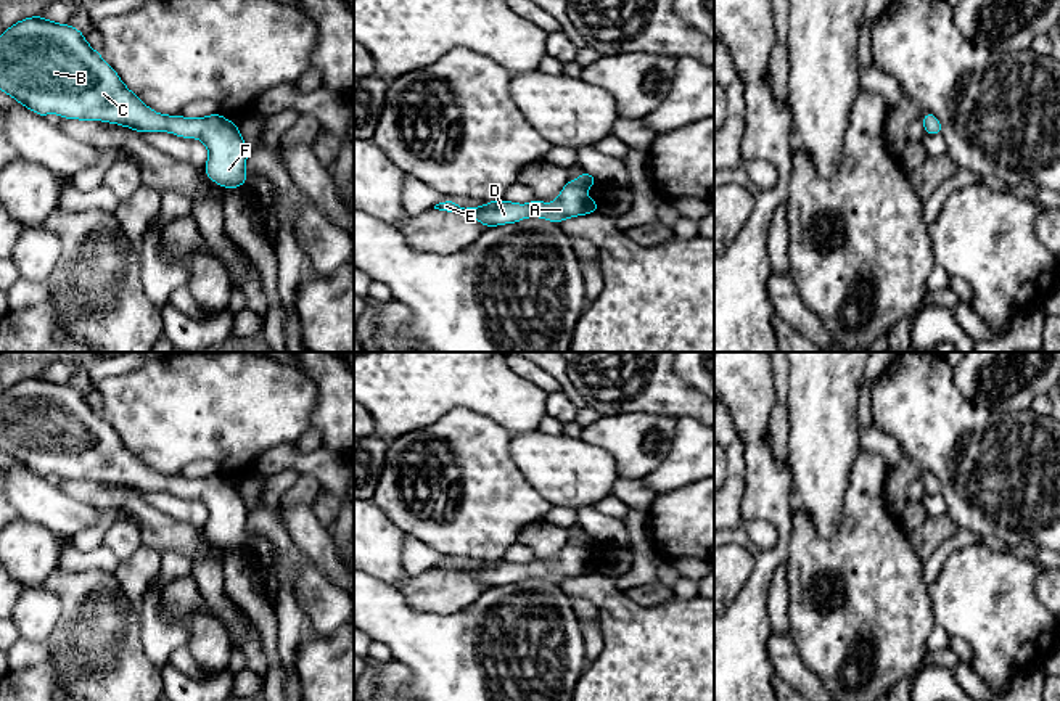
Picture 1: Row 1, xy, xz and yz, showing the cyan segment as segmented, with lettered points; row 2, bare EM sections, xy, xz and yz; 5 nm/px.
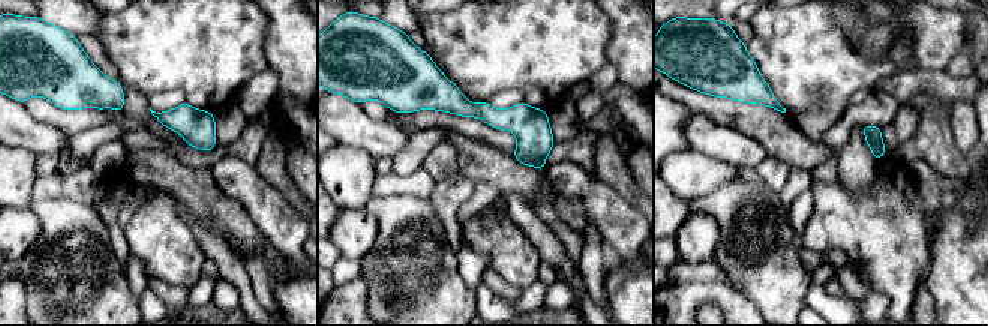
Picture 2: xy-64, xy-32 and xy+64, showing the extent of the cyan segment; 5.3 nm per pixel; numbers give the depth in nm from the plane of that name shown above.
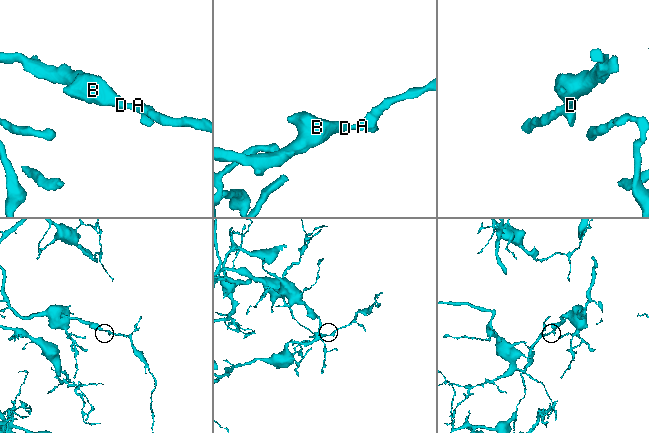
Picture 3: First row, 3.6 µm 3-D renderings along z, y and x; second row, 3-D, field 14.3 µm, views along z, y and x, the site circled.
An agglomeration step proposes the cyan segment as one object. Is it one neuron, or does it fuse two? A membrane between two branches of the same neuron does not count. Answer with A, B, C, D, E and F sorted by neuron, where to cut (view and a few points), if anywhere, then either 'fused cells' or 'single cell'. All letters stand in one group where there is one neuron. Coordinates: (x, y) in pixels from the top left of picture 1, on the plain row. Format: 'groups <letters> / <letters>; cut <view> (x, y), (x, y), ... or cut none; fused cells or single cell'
groups A B C D E F; cut none; single cell

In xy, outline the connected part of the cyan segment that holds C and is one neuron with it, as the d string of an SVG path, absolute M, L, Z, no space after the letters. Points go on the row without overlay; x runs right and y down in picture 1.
M31 376L8 387L0 396L0 450L43 478L55 473L199 498L209 511L204 532L212 542L240 548L249 537L238 486L217 473L195 479L154 473L69 384Z

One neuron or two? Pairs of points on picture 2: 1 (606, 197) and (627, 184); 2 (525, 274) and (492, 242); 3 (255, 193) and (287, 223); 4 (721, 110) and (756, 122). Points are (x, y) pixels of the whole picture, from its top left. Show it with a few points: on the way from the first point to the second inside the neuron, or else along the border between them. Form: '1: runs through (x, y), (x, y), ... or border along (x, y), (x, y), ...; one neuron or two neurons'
1: border along (597, 179), (610, 185), (637, 211); two neurons
2: runs through (517, 266), (499, 248); one neuron
3: runs through (263, 200), (279, 217); one neuron
4: runs through (730, 113), (747, 117); one neuron

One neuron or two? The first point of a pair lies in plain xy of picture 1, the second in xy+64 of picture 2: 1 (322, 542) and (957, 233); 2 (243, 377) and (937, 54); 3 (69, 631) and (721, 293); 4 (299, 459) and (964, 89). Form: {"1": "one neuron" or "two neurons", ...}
{"1": "two neurons", "2": "one neuron", "3": "two neurons", "4": "one neuron"}

